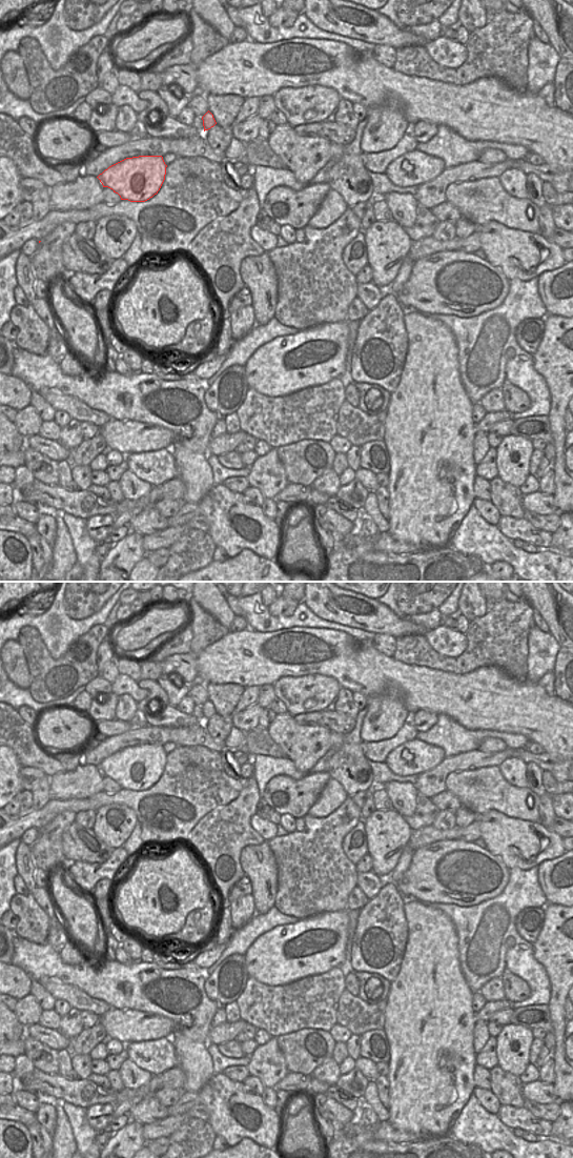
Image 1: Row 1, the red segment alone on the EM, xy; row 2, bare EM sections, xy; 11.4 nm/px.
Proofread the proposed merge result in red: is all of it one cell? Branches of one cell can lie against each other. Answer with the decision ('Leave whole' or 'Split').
Split.

